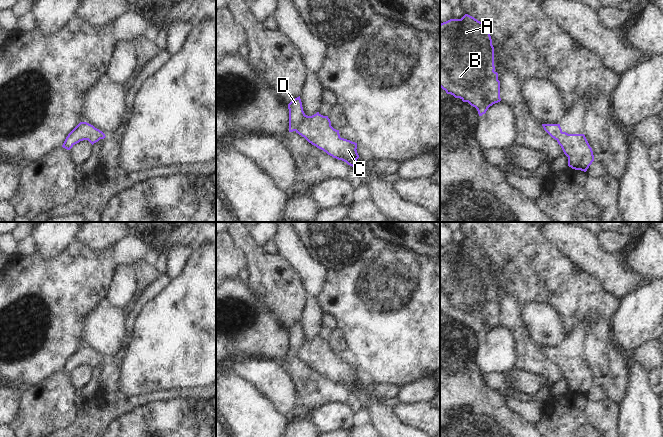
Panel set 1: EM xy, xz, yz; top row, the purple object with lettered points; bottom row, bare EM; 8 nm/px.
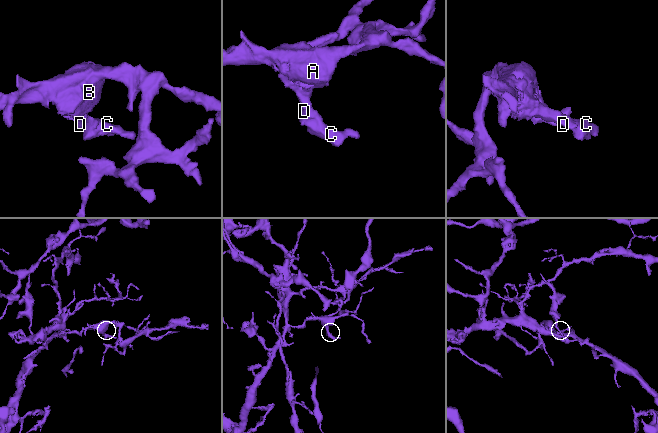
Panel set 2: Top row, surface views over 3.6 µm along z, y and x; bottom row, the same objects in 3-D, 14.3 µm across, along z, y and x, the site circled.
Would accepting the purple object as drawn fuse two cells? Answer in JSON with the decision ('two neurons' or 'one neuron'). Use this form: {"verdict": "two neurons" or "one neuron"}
{"verdict": "one neuron"}

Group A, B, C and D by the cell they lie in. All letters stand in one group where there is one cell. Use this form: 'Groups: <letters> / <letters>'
Groups: A B C D

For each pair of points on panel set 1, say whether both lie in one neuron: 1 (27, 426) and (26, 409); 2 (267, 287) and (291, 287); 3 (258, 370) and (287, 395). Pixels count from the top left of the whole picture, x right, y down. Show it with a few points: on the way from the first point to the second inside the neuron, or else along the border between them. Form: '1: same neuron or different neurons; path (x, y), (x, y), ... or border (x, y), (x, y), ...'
1: same neuron; path (27, 422), (27, 413)
2: same neuron; path (273, 287), (285, 287)
3: same neuron; path (265, 375), (280, 388)

